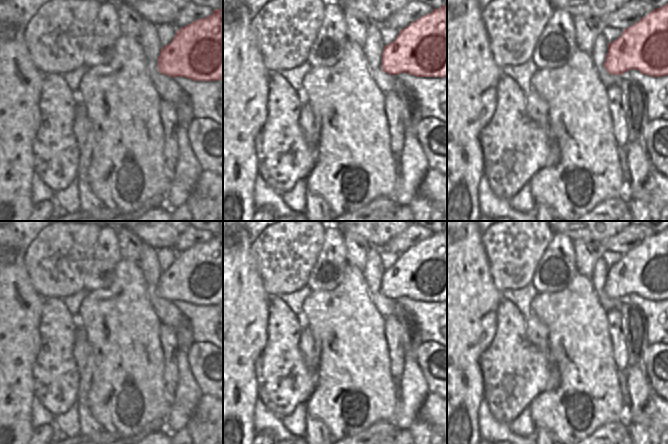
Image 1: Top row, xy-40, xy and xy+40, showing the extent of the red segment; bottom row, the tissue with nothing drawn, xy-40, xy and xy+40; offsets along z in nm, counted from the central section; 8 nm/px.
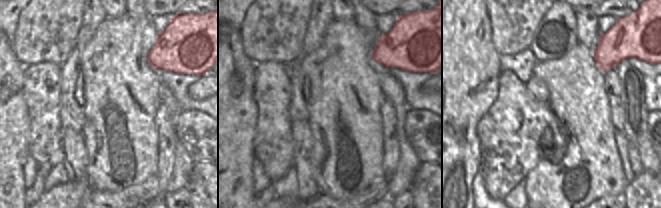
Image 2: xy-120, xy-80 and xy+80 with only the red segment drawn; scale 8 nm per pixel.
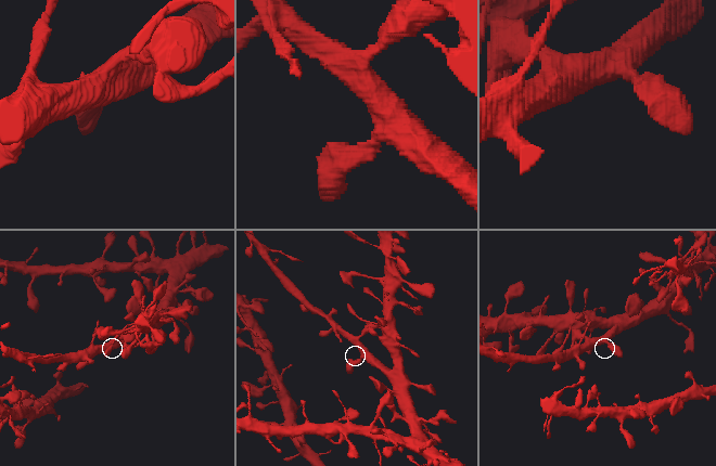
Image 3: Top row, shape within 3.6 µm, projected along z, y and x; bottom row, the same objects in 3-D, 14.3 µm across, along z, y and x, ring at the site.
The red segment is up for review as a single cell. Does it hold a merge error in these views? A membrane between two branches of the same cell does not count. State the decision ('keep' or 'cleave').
keep

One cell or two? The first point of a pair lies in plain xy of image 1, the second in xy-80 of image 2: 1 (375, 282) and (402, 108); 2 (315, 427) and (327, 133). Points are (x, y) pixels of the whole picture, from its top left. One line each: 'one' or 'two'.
1: one
2: two

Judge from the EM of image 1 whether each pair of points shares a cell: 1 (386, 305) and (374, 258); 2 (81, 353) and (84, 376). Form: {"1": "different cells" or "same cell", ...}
{"1": "same cell", "2": "same cell"}

